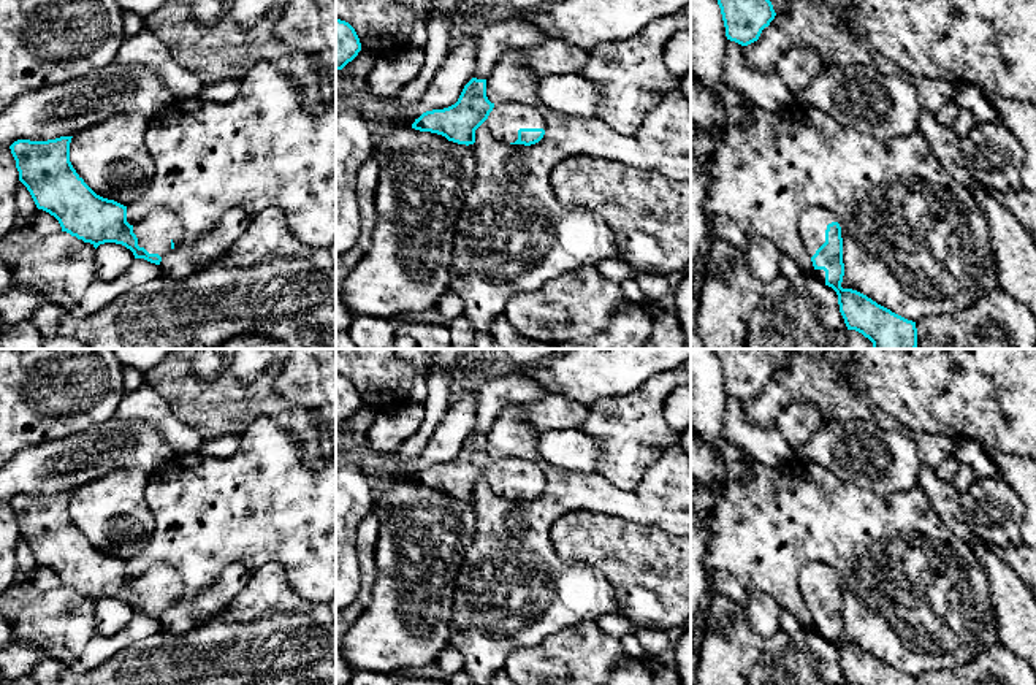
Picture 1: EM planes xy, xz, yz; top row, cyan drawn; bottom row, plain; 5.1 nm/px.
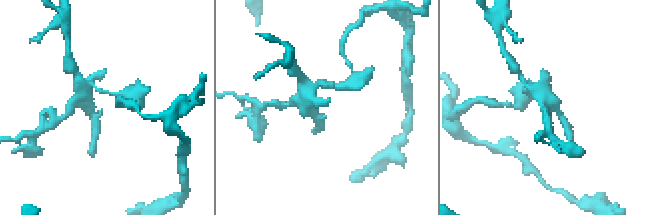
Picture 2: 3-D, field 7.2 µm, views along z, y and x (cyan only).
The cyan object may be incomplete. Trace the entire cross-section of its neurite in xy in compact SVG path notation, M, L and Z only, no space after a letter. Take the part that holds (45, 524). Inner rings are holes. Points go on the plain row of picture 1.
M71 493L17 495L10 501L19 536L36 563L59 576L62 587L90 598L95 604L105 598L122 599L135 614L155 620L185 598L184 580L173 566L157 561L130 580L127 561L97 550L70 517Z

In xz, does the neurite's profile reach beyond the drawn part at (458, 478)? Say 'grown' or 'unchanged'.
grown

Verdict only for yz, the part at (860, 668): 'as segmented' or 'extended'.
extended

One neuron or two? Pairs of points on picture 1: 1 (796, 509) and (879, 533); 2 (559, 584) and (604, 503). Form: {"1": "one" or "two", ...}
{"1": "one", "2": "one"}

